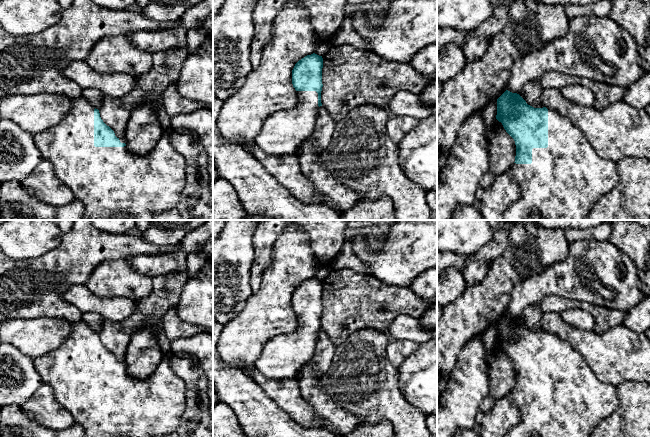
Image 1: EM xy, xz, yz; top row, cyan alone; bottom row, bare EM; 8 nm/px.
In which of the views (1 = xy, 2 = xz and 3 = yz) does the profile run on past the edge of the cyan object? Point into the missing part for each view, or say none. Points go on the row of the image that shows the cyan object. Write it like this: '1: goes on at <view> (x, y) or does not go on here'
1: goes on at xy (112, 183)
2: goes on at xz (283, 132)
3: goes on at yz (564, 180)

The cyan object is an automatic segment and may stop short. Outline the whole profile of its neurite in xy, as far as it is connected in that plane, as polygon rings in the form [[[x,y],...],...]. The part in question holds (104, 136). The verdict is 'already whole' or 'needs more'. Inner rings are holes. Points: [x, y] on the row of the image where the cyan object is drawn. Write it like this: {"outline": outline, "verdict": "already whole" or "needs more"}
{"outline": [[[80,96],[79,98],[72,100],[70,110],[61,122],[43,132],[33,135],[33,138],[42,158],[51,162],[57,178],[72,191],[75,199],[83,203],[84,215],[82,220],[155,220],[155,215],[158,212],[175,209],[180,203],[180,198],[186,183],[186,160],[172,146],[170,128],[165,128],[163,130],[162,137],[148,154],[144,156],[134,155],[127,150],[125,138],[118,137],[114,131],[103,122],[99,110],[96,109],[84,96]]], "verdict": "needs more"}

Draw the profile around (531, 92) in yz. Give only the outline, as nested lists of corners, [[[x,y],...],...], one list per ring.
[[[539,80],[527,82],[518,92],[528,105],[543,108],[543,87]]]

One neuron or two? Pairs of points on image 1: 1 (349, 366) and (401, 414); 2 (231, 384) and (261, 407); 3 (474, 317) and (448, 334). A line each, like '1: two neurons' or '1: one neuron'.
1: one neuron
2: one neuron
3: one neuron

